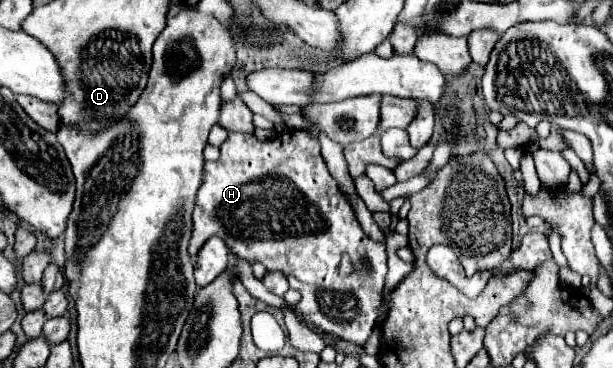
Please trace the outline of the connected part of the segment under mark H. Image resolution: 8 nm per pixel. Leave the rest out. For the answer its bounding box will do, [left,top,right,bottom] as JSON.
[190,130,388,346]

